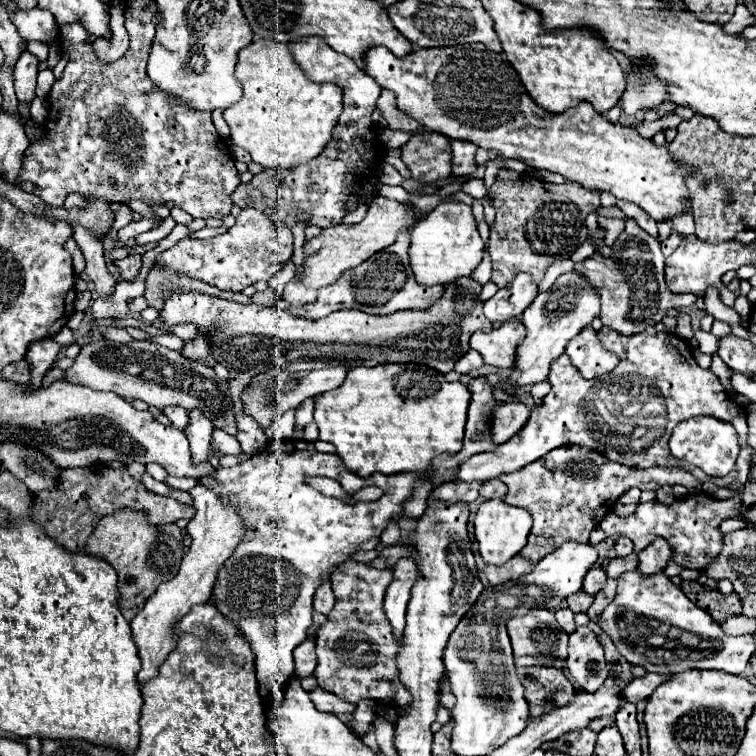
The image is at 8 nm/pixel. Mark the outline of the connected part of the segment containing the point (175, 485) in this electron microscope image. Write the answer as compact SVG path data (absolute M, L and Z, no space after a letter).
M167 476L165 484L171 486L173 490L191 490L197 484L197 480L193 480L193 478L171 478L171 476Z

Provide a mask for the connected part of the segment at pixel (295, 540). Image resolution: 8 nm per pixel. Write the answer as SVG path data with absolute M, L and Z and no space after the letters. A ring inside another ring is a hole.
M275 440L267 448L269 452L259 452L247 462L241 462L233 468L217 468L215 478L203 478L201 484L215 492L223 504L233 506L237 514L243 518L245 534L237 548L233 550L231 558L219 568L213 596L215 606L223 612L229 620L233 620L251 642L255 650L255 670L259 682L259 694L265 698L267 706L277 706L283 700L283 692L293 678L293 660L291 652L307 638L307 628L313 624L313 594L317 586L331 576L331 572L347 558L351 558L357 550L373 550L381 542L381 532L385 530L387 522L401 512L401 504L407 496L411 496L411 484L419 480L417 474L403 472L395 476L369 476L367 480L357 476L355 472L347 470L339 456L321 454L315 450L311 442L305 440ZM305 474L319 474L337 480L347 494L355 494L359 488L365 486L379 486L383 496L377 502L357 502L347 504L337 498L327 498L315 488L303 482Z

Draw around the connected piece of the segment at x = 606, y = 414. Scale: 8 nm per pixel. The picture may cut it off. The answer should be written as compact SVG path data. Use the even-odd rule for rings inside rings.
M653 326L645 328L643 332L639 334L631 334L631 336L623 336L611 328L603 328L599 330L599 340L603 344L611 344L611 350L621 358L619 366L615 368L615 376L611 374L611 378L623 378L627 374L641 374L649 380L643 380L641 388L635 388L631 386L629 382L621 382L621 384L613 384L611 380L583 380L579 376L579 372L575 372L575 366L571 364L569 356L563 354L559 356L557 360L551 362L551 372L549 372L549 384L551 384L551 392L541 400L541 406L537 406L527 424L513 436L509 438L507 442L499 444L495 450L491 452L481 452L481 454L475 454L471 456L461 468L459 468L459 474L457 478L459 480L465 480L465 482L473 482L473 480L493 480L505 472L515 472L527 464L531 464L533 460L539 460L541 456L545 456L547 452L551 452L553 448L559 448L559 446L571 446L571 444L577 444L577 446L587 446L595 452L601 452L605 454L609 460L613 462L621 462L625 466L631 466L631 468L651 468L653 464L661 464L661 466L681 466L685 468L687 472L691 472L699 482L707 482L707 480L713 480L717 486L727 486L729 482L733 480L739 480L741 484L747 482L747 472L751 468L751 456L753 456L753 448L747 446L747 420L745 420L745 408L737 406L733 402L733 398L723 390L719 378L711 372L711 370L703 370L697 366L695 358L693 358L693 352L689 348L689 344L685 340L681 340L679 336L671 334L671 332L657 332ZM693 416L713 416L717 420L723 420L723 422L729 422L733 426L737 426L737 434L739 434L739 444L741 444L741 452L737 456L737 468L731 470L729 476L725 478L711 478L707 476L705 472L701 472L699 468L691 466L691 464L685 464L685 462L679 462L671 456L669 452L669 446L667 446L667 440L671 436L671 430L687 420L687 418L693 418Z

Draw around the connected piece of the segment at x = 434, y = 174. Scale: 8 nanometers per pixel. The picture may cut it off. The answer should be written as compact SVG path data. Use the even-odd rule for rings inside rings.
M439 132L415 134L401 148L401 160L411 170L413 180L421 184L447 180L451 176L449 138Z

